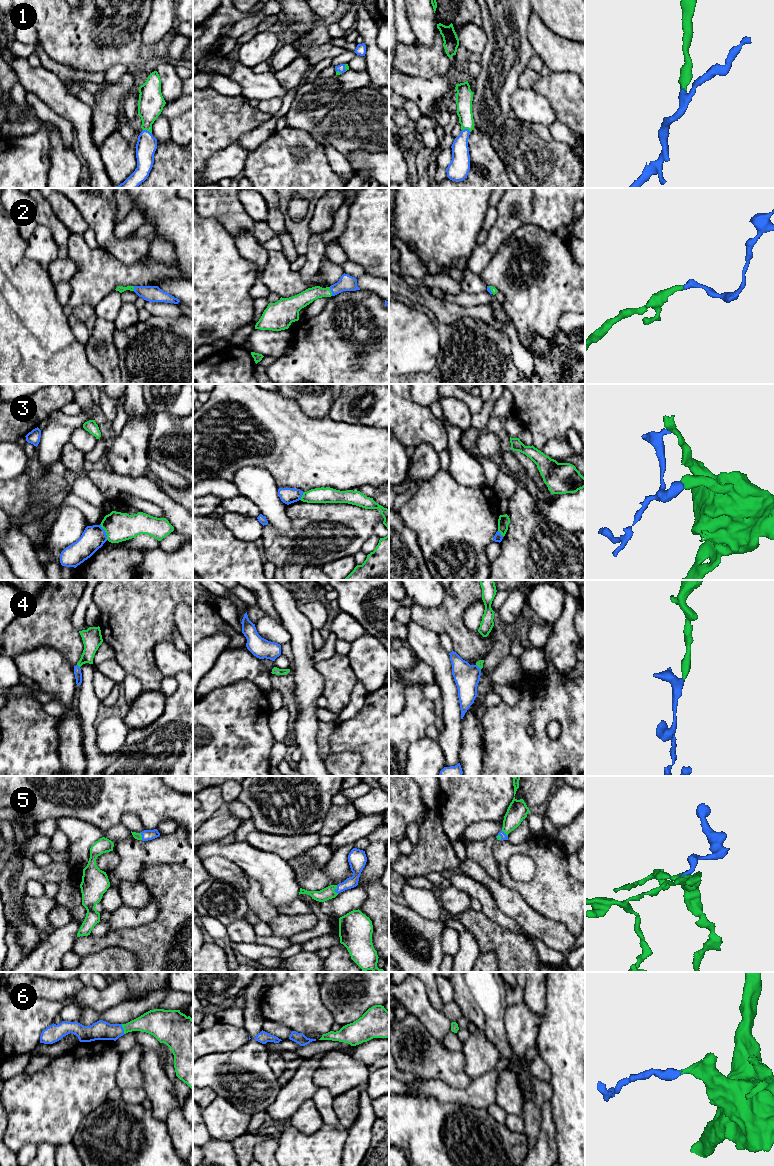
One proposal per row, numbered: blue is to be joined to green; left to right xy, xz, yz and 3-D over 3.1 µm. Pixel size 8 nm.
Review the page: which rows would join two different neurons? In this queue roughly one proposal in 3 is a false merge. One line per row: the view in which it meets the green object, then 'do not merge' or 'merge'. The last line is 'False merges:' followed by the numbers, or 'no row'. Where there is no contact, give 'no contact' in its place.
1: meets green in xy; merge
2: meets green in xz; merge
3: meets green in xy; do not merge
4: meets green in xy; merge
5: meets green in xz; merge
6: meets green in xy; merge
False merges: 3

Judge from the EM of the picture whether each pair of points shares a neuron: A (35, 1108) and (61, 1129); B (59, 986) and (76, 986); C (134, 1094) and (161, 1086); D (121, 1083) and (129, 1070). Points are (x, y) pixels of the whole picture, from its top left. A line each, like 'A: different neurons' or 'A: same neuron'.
A: same neuron
B: same neuron
C: different neurons
D: same neuron

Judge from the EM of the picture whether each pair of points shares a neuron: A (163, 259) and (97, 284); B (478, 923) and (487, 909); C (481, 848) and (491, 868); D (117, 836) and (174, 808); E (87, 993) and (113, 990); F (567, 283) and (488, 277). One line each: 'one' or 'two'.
A: one
B: two
C: one
D: two
E: one
F: one

